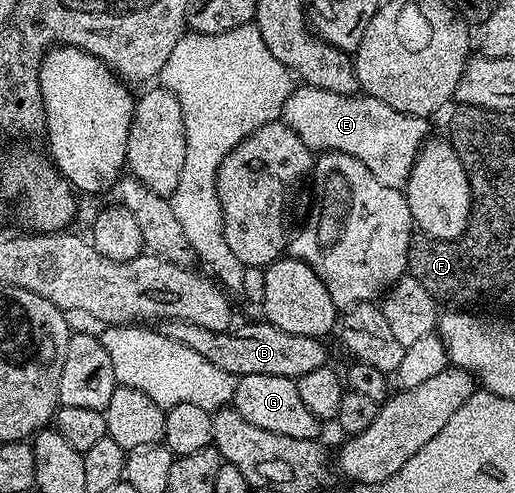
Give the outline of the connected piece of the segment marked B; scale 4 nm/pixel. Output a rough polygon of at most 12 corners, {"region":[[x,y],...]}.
{"region":[[265,320],[239,330],[171,321],[170,337],[235,376],[297,380],[323,339]]}

